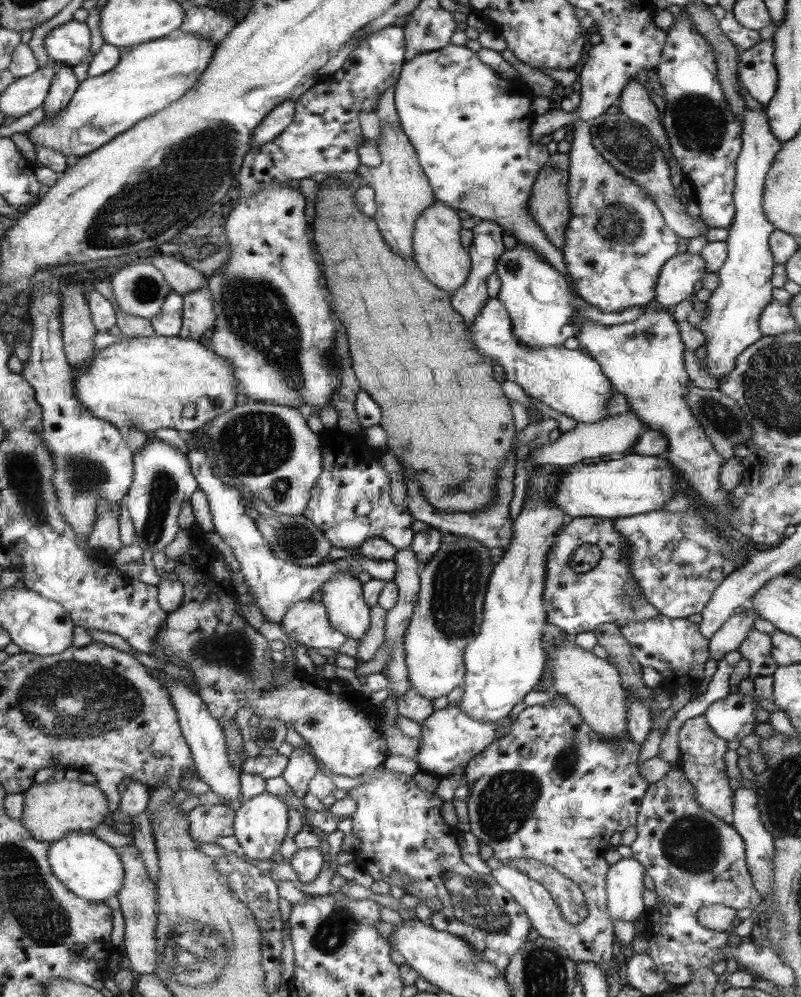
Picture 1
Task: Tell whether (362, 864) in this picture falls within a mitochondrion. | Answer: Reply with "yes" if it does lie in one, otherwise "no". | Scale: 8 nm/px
no

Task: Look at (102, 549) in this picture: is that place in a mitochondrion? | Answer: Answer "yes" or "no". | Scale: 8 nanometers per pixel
no

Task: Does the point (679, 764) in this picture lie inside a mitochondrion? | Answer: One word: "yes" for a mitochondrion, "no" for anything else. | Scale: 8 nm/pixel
no

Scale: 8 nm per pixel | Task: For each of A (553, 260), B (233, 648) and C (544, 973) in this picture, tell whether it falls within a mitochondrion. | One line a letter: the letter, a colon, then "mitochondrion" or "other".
A: other
B: mitochondrion
C: mitochondrion

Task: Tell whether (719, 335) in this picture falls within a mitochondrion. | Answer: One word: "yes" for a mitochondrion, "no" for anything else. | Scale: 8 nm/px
no

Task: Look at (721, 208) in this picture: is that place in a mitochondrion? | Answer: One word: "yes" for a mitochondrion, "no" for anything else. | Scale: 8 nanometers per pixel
no

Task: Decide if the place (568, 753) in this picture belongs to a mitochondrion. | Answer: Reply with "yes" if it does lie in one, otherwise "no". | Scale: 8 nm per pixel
yes

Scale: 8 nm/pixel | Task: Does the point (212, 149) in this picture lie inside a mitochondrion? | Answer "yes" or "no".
yes

